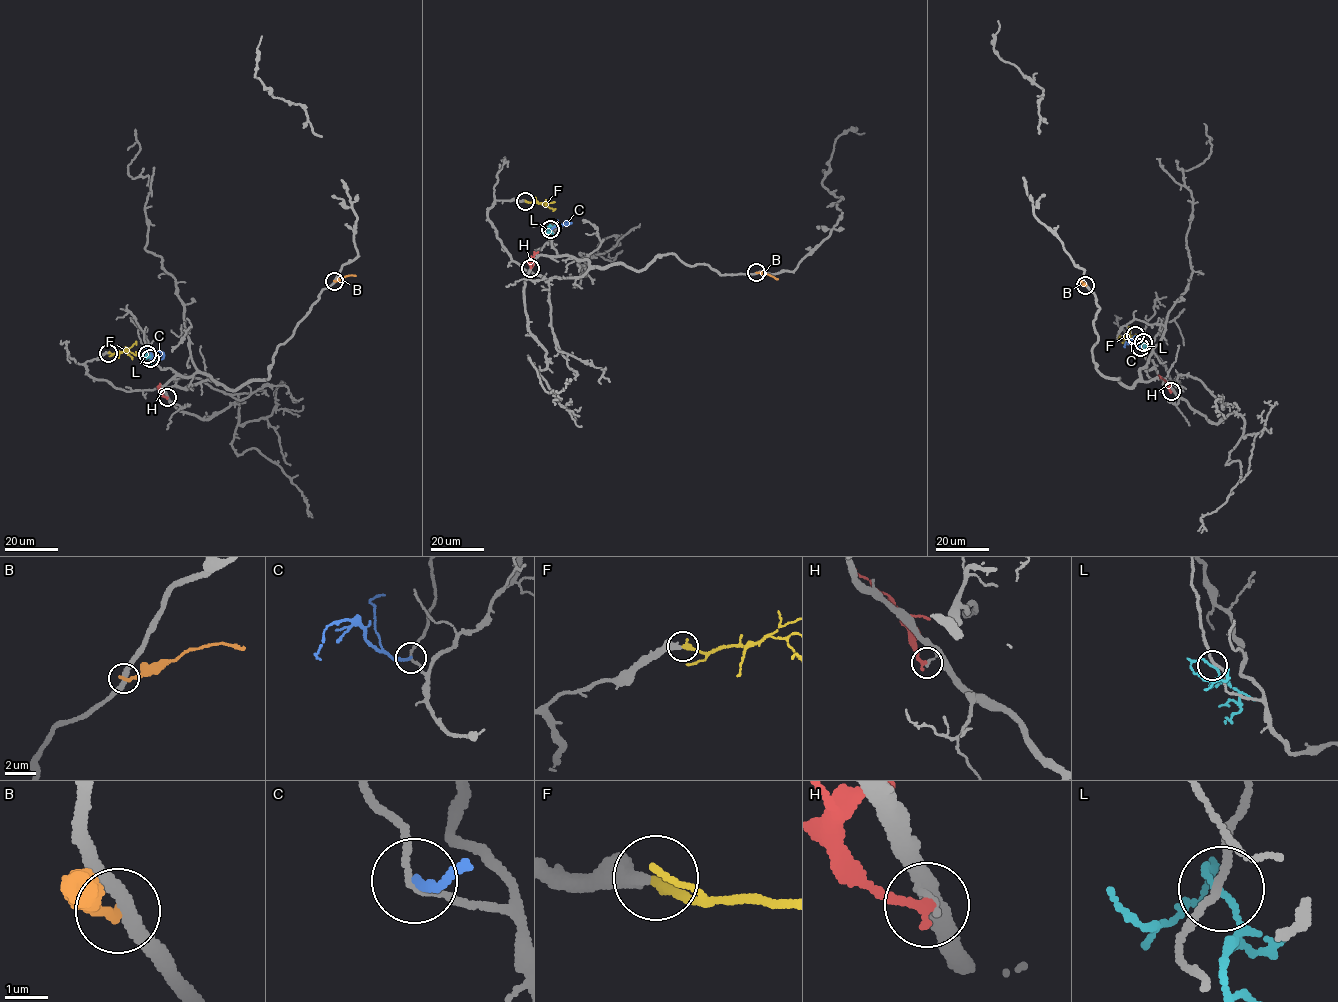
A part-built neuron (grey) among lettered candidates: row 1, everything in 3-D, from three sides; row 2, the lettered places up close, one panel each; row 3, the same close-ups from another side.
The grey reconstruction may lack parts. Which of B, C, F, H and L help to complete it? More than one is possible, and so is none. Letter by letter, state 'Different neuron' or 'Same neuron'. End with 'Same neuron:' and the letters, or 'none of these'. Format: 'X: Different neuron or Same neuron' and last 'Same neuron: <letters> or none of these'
B: Different neuron
C: Different neuron
F: Same neuron
H: Different neuron
L: Different neuron
Same neuron: F

